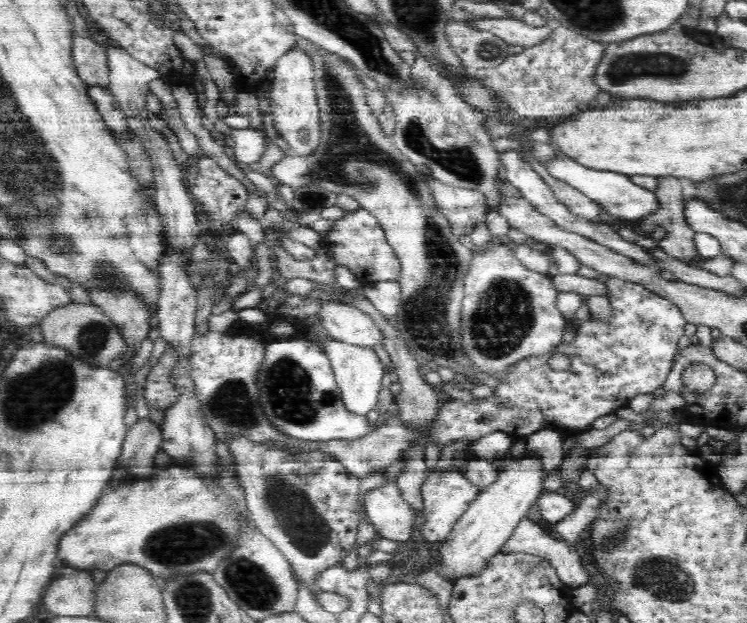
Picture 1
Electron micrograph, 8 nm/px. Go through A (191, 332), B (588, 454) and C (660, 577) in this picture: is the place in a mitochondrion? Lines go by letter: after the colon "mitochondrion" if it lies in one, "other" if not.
A: other
B: other
C: mitochondrion

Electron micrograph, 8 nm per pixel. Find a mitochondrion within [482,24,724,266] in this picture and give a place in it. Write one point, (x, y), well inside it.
(664, 63)

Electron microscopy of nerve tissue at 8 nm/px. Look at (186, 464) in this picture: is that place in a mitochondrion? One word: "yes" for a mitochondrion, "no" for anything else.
no

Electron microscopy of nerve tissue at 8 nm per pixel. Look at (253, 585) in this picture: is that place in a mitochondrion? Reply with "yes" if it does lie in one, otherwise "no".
yes

